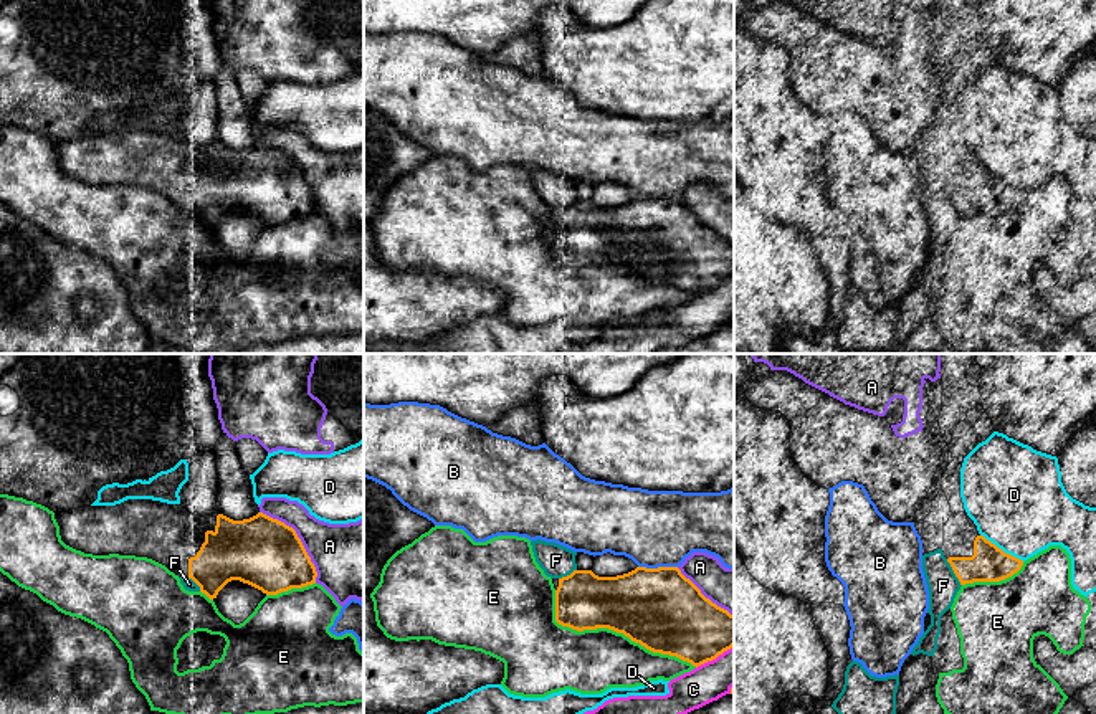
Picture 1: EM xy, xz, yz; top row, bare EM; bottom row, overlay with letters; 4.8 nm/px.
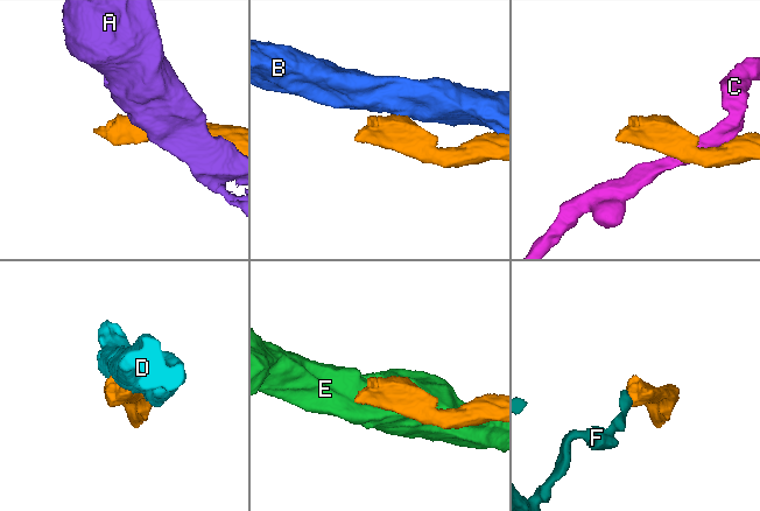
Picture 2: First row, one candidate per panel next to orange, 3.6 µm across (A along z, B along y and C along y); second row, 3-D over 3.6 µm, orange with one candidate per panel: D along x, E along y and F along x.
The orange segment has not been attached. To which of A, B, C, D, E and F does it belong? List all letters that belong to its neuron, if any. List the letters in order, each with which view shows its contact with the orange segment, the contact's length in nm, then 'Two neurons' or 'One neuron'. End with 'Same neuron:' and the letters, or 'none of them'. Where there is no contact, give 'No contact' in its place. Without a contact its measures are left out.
A: Touches orange in xy. Shared border 440 nm. Two neurons
B: Touches orange in xz. Shared border 190 nm. Two neurons
C: Touches orange in xz. Shared border 220 nm. Two neurons
D: Touches orange in yz. Shared border 260 nm. Two neurons
E: Touches orange in xz. Shared border 800 nm. Two neurons
F: Touches orange in yz. Shared border 150 nm. Two neurons
Same neuron: none of them

